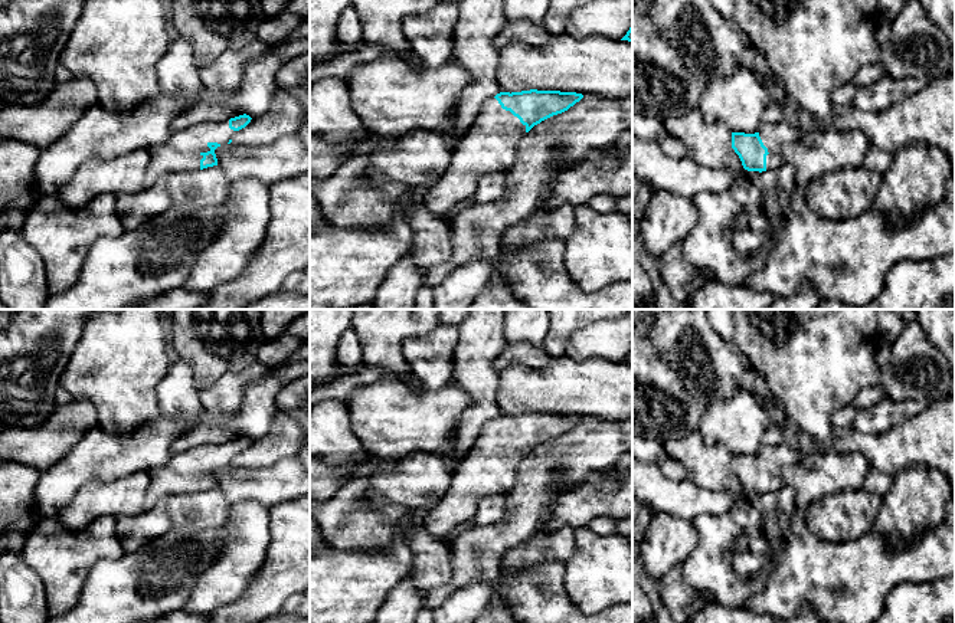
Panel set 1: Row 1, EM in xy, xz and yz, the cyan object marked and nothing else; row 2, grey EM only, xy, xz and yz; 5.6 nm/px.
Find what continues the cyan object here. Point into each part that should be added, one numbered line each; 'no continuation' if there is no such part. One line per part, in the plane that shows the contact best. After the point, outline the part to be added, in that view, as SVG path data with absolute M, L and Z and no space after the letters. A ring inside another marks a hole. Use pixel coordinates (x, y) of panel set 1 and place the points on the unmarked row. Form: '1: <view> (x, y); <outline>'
1: xy (182, 475); M229 443L194 446L173 455L169 463L150 470L147 506L177 494L200 492L202 476L210 473L207 466L226 468L235 456L236 453L229 450Z

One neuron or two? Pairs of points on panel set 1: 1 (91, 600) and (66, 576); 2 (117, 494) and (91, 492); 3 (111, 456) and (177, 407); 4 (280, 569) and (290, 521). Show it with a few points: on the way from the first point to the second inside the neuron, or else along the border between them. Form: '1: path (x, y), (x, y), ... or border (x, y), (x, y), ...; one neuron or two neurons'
1: border (98, 560), (92, 566), (79, 597), (69, 607); two neurons
2: path (111, 494), (97, 494); one neuron
3: border (162, 415), (177, 419), (182, 423), (182, 435); two neurons
4: path (290, 557), (290, 533); one neuron

